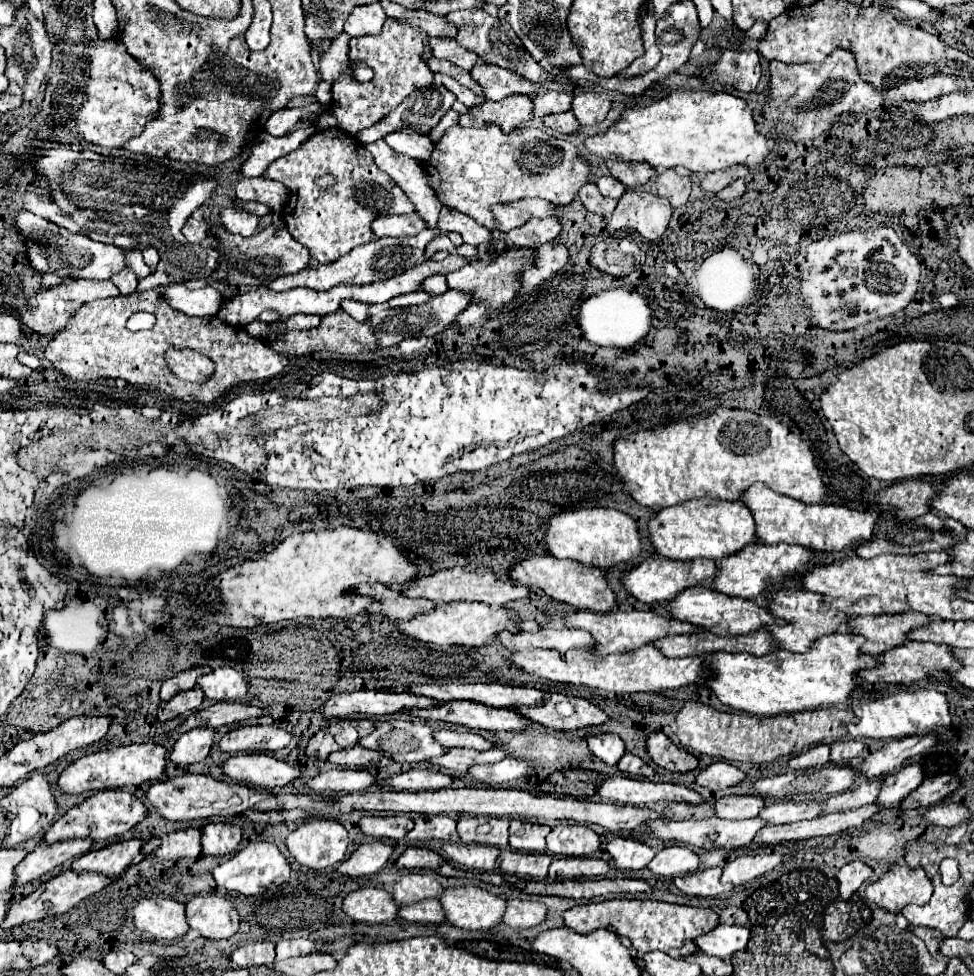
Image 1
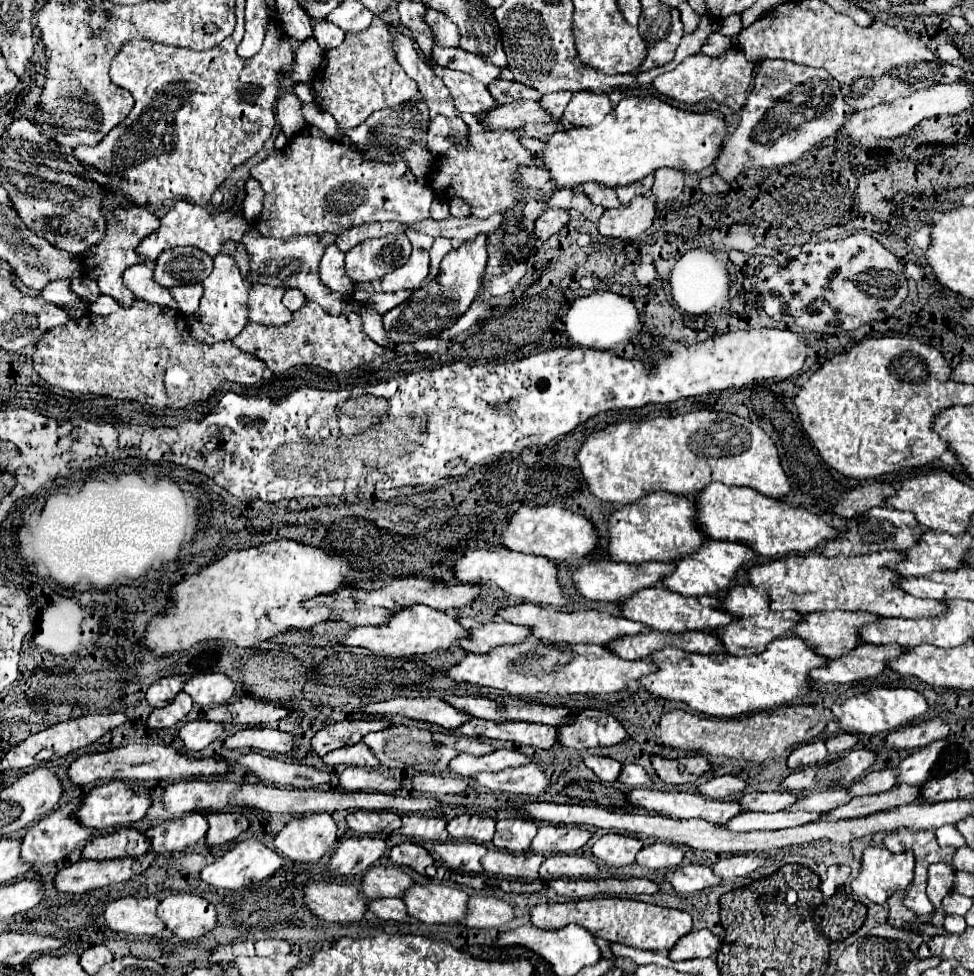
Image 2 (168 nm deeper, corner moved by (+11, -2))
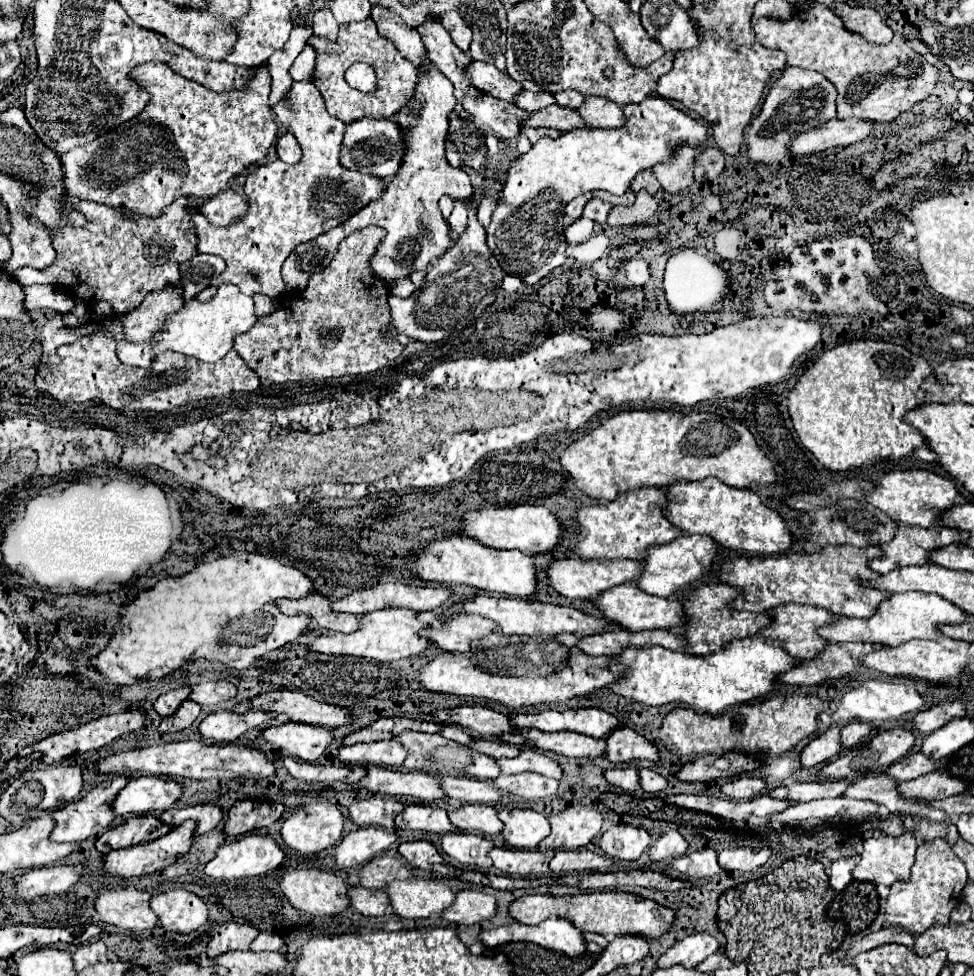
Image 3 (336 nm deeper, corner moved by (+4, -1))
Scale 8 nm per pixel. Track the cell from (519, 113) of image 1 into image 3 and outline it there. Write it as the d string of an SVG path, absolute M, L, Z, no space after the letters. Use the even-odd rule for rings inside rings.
M551 104L549 108L543 108L541 112L530 114L525 125L535 128L557 128L559 132L569 132L573 128L583 128L585 122L577 114L577 110L569 110L569 108L561 108L557 104Z

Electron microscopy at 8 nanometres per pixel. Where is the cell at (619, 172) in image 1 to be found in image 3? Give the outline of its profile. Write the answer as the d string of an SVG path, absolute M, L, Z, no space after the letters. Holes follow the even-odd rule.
M651 170L639 172L639 174L635 176L633 184L631 184L631 190L633 190L633 194L637 194L639 190L647 190L649 194L655 194L659 188L661 188L661 184L657 182L657 178L653 176L653 172L651 172Z

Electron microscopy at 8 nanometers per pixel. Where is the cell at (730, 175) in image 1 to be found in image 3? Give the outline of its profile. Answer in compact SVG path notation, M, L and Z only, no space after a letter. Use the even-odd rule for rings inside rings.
M783 68L769 88L761 112L747 128L745 144L751 162L761 164L779 164L793 154L789 152L789 140L797 136L797 132L807 132L833 120L837 116L837 88L825 76L805 68Z

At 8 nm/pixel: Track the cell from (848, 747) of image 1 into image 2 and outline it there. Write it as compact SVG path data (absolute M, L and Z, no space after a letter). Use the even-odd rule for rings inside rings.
M838 733L838 735L832 735L832 737L826 739L828 753L850 751L856 743L858 743L858 737L856 737L856 735L850 735L850 733Z

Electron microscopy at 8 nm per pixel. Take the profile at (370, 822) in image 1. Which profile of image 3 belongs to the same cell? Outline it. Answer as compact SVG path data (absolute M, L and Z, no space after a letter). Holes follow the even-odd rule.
M367 798L361 802L355 802L349 806L351 820L363 828L363 826L381 826L381 828L393 828L393 818L403 810L403 804L383 798Z

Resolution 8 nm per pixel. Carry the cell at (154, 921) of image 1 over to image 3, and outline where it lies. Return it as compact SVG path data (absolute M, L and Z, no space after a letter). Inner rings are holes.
M121 888L103 892L95 900L95 908L105 924L113 924L123 930L153 930L157 928L157 916L149 908L151 894L135 888Z

